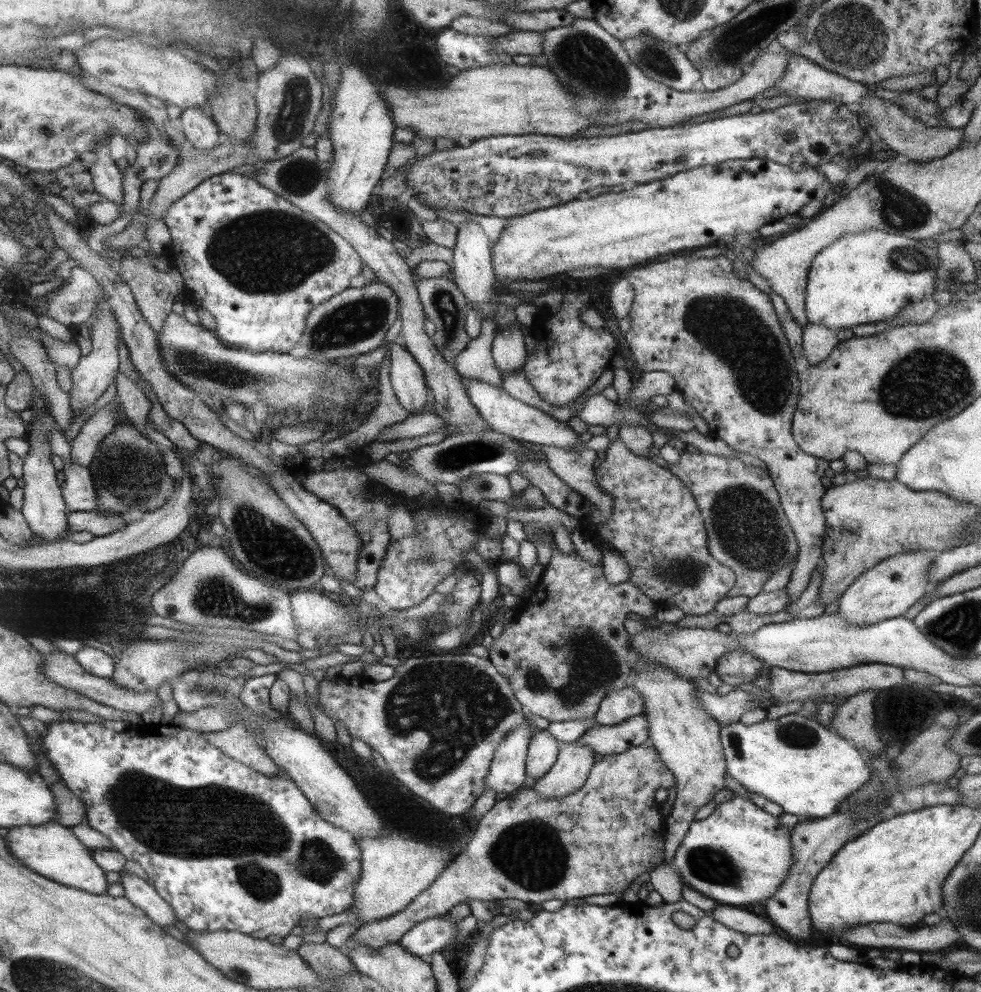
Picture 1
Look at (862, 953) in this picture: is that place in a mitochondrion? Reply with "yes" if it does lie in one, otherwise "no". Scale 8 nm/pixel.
no

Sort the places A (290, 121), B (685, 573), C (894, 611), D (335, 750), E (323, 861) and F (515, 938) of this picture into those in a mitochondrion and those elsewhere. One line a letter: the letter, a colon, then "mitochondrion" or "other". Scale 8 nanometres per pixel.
A: mitochondrion
B: mitochondrion
C: other
D: other
E: mitochondrion
F: other

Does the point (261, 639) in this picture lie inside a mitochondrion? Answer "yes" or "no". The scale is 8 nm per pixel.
no

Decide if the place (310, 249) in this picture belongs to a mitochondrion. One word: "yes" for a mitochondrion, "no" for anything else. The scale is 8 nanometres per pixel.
yes

